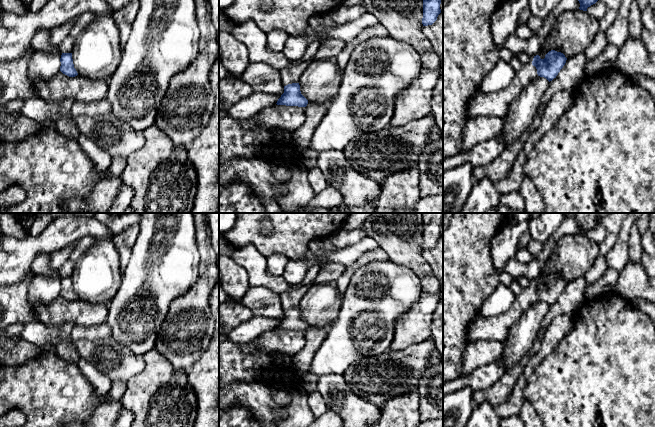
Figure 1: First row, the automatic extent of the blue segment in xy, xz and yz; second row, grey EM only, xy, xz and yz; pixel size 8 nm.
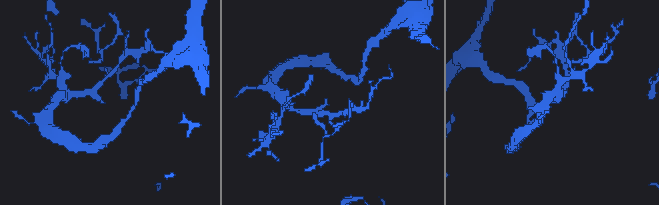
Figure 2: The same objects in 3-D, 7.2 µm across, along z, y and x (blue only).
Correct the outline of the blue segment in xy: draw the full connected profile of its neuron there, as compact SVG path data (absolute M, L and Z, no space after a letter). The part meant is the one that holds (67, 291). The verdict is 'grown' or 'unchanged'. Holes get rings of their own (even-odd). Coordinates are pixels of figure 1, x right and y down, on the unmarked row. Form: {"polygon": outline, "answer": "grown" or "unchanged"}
{"polygon": "M62 277L60 286L61 286L60 295L63 298L69 301L75 301L78 299L76 293L74 292L72 277Z", "answer": "unchanged"}

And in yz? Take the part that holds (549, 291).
{"polygon": "M549 275L544 283L538 278L516 295L512 306L496 317L478 315L467 328L467 337L472 341L489 340L502 342L523 312L537 300L552 305L566 287L567 282L561 276Z", "answer": "grown"}

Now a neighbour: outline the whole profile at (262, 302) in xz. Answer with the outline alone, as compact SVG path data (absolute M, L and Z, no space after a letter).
M250 286L246 295L239 302L250 308L254 316L274 319L282 319L284 317L280 297L266 287Z

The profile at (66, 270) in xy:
M69 259L58 270L62 277L72 277L74 267L75 262Z

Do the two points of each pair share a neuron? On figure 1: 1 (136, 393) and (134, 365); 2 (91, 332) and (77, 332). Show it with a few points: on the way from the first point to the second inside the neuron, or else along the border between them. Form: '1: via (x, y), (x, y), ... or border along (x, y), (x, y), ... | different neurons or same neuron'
1: border along (142, 356), (144, 368), (126, 382) | different neurons
2: via (88, 332), (80, 332) | same neuron

